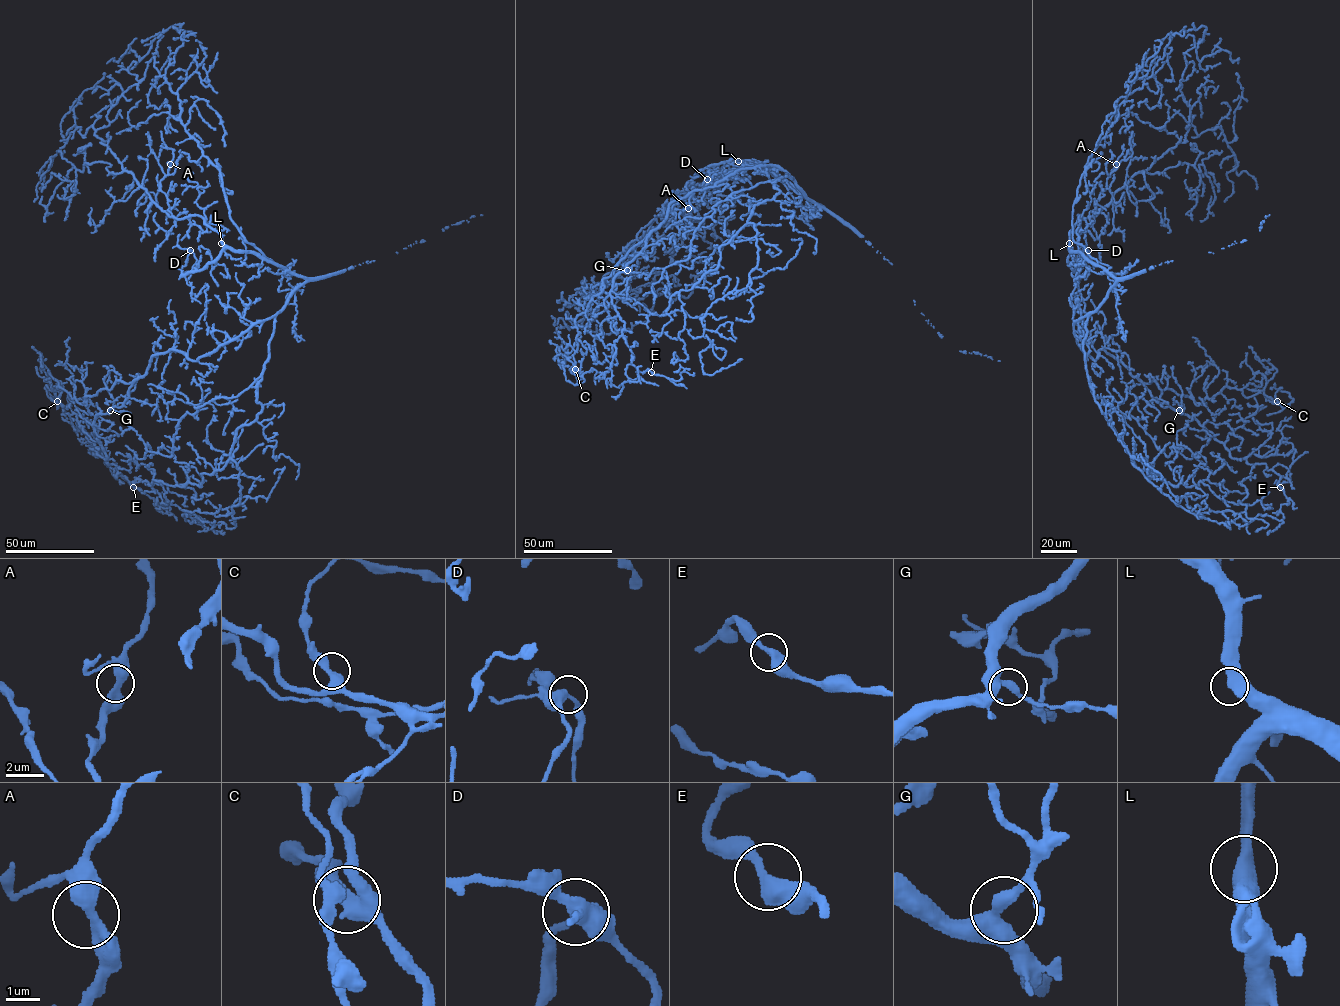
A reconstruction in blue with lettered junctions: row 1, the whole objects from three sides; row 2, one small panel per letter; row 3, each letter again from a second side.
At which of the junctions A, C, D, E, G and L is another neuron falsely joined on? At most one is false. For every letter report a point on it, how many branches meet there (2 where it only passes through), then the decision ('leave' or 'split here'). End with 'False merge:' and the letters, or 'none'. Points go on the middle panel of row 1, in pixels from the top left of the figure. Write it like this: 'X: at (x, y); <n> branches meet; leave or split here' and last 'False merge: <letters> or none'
A: at (688, 208); 2 branches meet; leave
C: at (575, 369); 2 branches meet; leave
D: at (707, 179); 2 branches meet; leave
E: at (651, 372); 2 branches meet; leave
G: at (627, 270); 2 branches meet; leave
L: at (738, 161); 2 branches meet; leave
False merge: none

